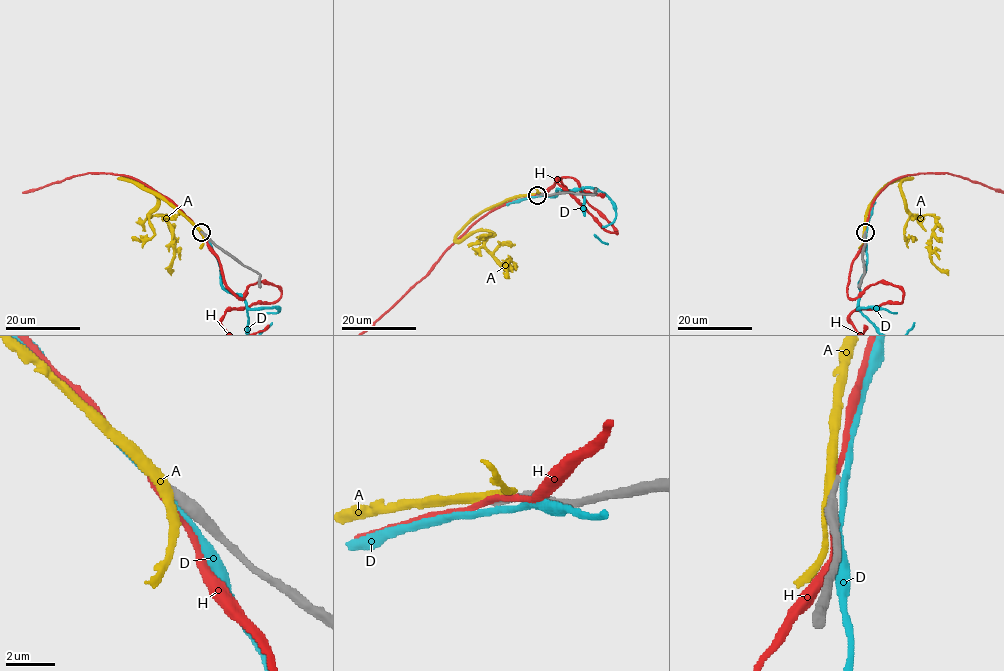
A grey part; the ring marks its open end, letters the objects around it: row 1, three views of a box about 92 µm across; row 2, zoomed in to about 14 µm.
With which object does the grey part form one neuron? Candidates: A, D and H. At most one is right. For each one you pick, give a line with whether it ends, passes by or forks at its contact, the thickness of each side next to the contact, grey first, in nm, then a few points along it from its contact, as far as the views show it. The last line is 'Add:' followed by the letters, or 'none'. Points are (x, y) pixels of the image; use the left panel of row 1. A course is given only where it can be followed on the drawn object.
Add: none

